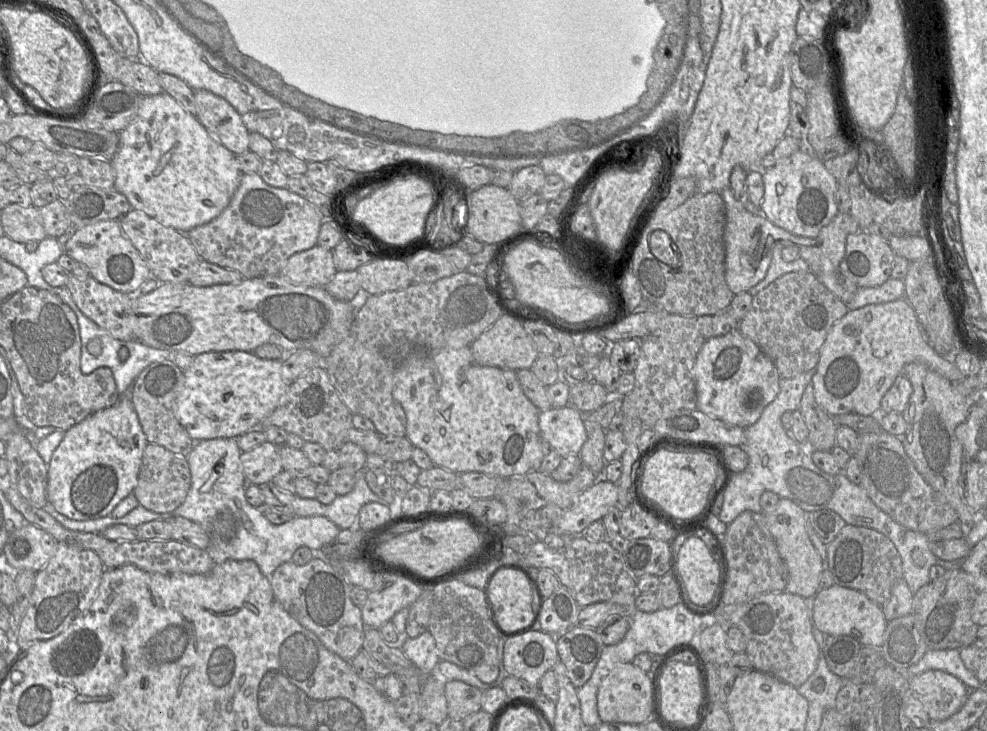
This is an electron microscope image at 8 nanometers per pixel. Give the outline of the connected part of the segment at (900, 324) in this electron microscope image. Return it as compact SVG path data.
M906 298L849 310L833 324L826 335L820 351L820 360L812 377L814 397L830 416L847 413L871 416L876 410L881 410L883 396L903 372L904 366L912 362L926 365L949 381L958 381L966 377L955 363L939 355L928 343L916 313Z

